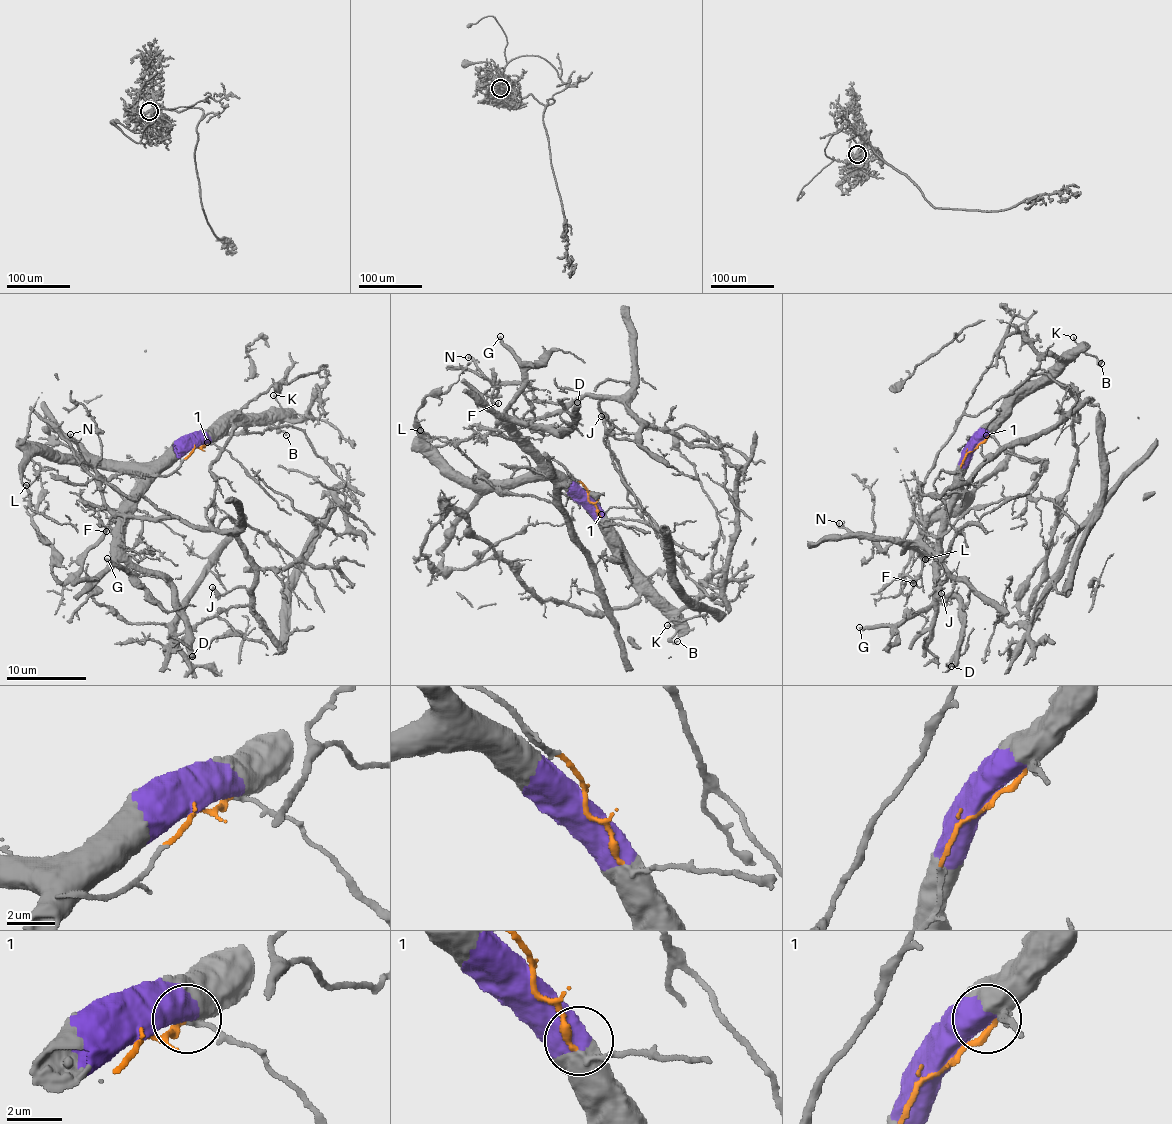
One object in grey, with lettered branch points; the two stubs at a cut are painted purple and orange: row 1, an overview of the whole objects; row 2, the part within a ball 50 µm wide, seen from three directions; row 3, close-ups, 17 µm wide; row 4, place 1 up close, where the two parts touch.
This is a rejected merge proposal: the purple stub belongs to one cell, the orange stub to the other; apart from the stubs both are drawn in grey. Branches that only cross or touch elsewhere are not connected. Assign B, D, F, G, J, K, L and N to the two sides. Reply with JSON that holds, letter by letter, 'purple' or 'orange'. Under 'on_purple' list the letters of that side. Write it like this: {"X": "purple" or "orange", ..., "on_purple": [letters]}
{"B": "purple", "D": "purple", "F": "orange", "G": "purple", "J": "orange", "K": "purple", "L": "purple", "N": "orange", "on_purple": ["B", "D", "G", "K", "L"]}

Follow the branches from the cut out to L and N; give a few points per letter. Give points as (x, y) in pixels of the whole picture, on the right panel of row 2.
L: (972, 449), (960, 475), (963, 511), (931, 522), (923, 531), (927, 540), (925, 559)
N: (972, 449), (961, 478), (928, 519), (924, 556), (920, 549), (897, 541), (880, 550), (879, 543), (838, 522)

